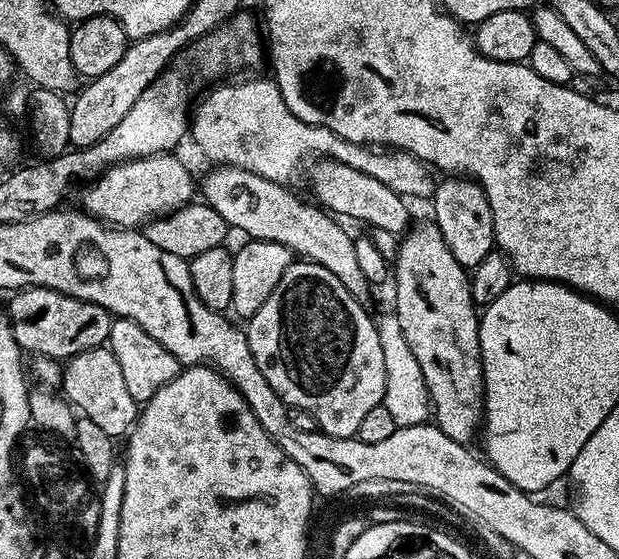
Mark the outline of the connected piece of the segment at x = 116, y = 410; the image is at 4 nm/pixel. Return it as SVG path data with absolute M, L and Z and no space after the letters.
M107 346L86 350L63 365L62 395L79 415L90 418L90 422L114 438L127 437L136 422L137 402L130 398L126 382L122 379L122 370L118 366L118 358L114 358Z

